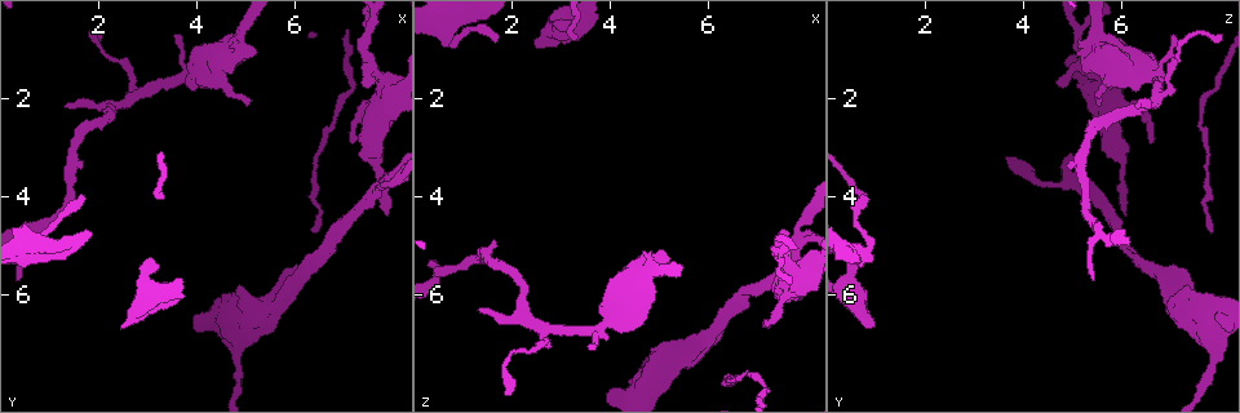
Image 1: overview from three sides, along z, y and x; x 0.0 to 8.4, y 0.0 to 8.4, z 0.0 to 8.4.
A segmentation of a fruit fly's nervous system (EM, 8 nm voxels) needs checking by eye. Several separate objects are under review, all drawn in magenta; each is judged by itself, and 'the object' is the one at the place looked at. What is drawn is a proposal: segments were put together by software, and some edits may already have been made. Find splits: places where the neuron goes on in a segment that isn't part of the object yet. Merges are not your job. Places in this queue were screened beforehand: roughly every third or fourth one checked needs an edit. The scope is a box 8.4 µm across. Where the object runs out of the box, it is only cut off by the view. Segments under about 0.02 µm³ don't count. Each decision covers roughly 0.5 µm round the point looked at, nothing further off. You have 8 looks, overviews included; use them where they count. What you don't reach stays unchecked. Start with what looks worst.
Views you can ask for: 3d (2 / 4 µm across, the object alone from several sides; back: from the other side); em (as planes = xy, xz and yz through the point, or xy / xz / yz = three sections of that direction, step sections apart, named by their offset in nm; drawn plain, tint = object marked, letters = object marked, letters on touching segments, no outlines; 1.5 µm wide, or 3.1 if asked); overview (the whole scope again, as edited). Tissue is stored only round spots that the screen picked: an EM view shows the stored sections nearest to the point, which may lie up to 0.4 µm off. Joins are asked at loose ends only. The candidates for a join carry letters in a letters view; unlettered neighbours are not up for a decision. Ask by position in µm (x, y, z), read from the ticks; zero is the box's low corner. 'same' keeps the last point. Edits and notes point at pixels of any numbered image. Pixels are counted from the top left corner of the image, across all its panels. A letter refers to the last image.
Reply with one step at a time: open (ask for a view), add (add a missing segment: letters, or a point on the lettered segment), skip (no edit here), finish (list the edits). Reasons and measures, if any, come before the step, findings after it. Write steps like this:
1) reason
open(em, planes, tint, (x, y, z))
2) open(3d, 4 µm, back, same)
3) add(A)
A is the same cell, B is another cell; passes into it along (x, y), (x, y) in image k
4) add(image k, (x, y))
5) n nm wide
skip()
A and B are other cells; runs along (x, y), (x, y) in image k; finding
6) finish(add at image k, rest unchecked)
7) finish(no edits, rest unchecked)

tapers out
open(em, yz, step 4, letters, (7.15, 2.95, 6.55))

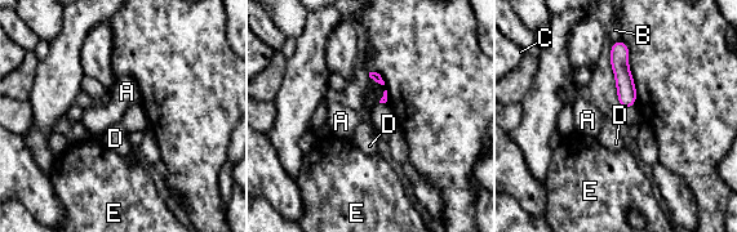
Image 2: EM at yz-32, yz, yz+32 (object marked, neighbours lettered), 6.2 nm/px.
skip()
A, B, C, D and E are other cells; runs along (618, 44), (620, 67), (627, 103) in image 2; no lettered segment goes on from it

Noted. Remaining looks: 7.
free end
open(em, planes, letters, (7.55, 1.75, 4.75))

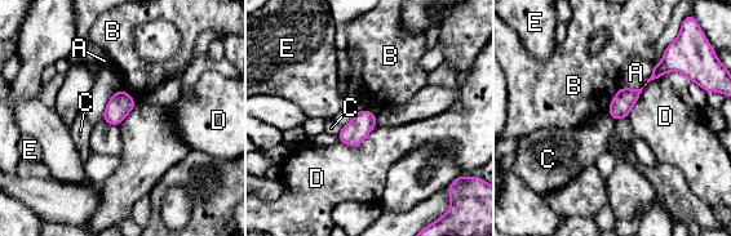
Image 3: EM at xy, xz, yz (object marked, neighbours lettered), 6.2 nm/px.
140 nm wide; D touches over 460 nm
skip()
A, B, C, D and E are other cells; none of them fits

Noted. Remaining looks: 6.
branch stops here
open(3d, 4 µm, (1.65, 4.00, 0.80))

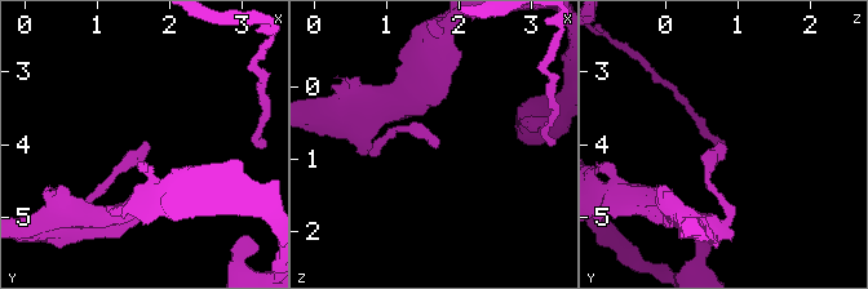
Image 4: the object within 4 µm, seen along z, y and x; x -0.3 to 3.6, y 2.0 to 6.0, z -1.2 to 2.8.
now the EM
open(em, yz, step 8, letters, (1.65, 4.00, 0.85))

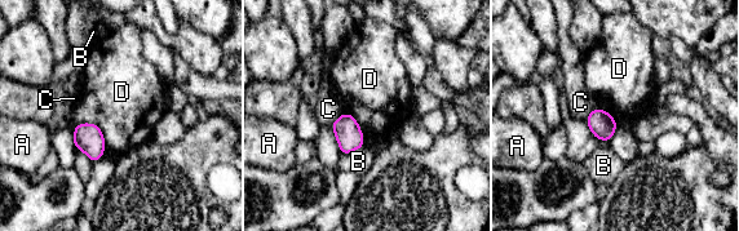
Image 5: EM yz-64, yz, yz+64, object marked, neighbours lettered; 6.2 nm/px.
D touches over 280 nm
skip()
A, B, C and D are other cells; none of them fits

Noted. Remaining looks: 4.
finish(no edits, rest unchecked)

